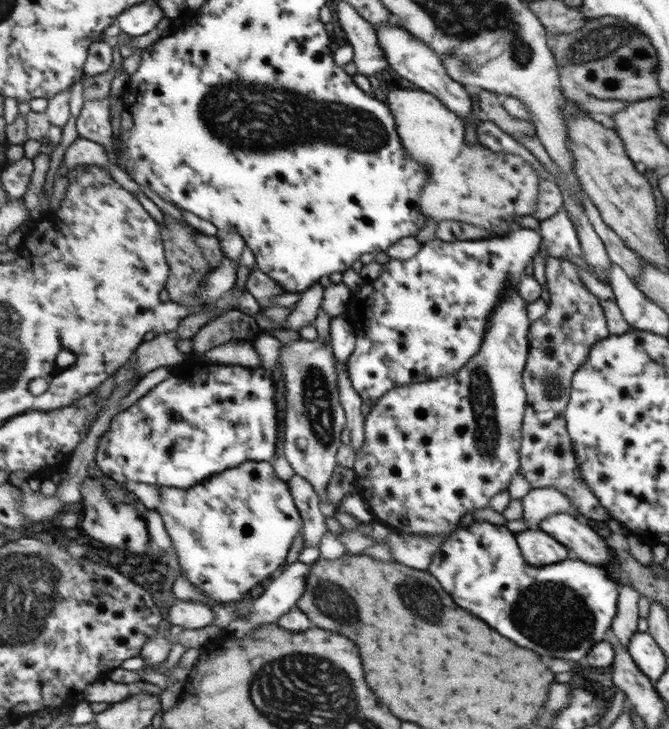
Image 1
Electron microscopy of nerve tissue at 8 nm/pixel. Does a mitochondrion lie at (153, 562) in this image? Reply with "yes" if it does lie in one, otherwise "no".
no

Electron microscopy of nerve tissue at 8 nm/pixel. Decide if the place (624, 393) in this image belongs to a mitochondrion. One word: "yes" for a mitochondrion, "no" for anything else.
no

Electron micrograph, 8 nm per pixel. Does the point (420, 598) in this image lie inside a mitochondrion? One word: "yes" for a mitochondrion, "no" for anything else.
yes

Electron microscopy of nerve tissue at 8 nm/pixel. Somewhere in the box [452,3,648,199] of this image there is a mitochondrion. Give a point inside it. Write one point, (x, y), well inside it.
(586, 47)

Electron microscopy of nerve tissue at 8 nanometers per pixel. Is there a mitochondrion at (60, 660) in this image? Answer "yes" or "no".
no

